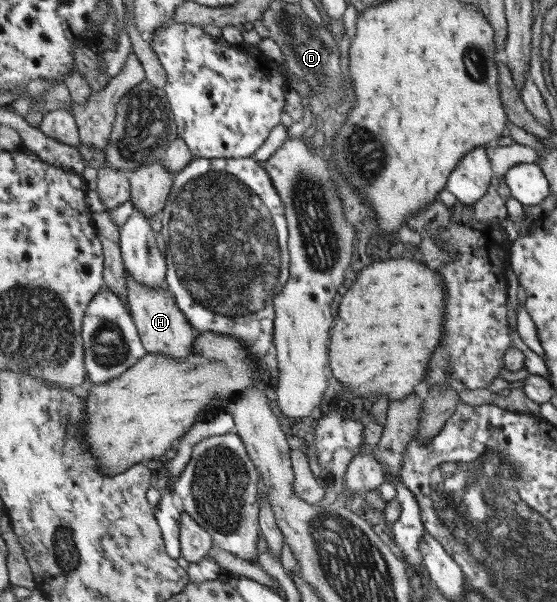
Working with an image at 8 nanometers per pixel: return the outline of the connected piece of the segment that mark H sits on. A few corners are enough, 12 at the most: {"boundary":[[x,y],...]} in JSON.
{"boundary":[[128,271],[127,301],[145,350],[179,361],[198,338],[168,287]]}

